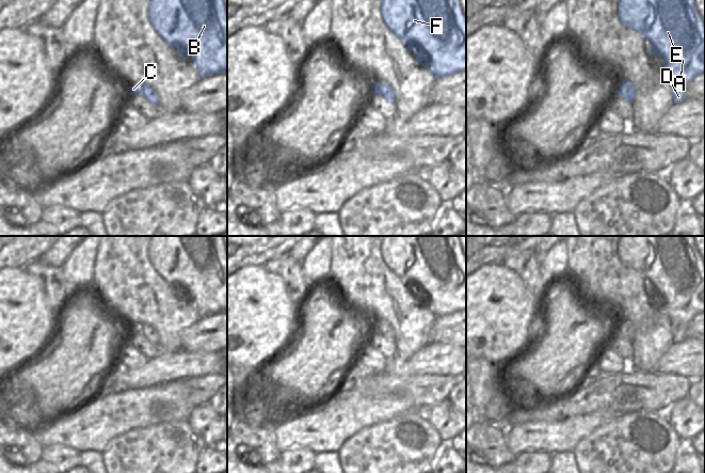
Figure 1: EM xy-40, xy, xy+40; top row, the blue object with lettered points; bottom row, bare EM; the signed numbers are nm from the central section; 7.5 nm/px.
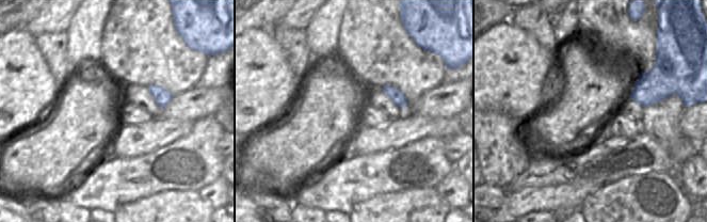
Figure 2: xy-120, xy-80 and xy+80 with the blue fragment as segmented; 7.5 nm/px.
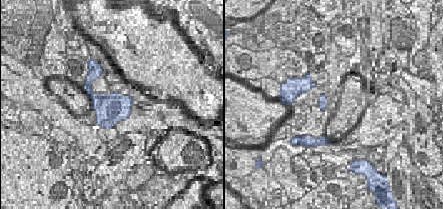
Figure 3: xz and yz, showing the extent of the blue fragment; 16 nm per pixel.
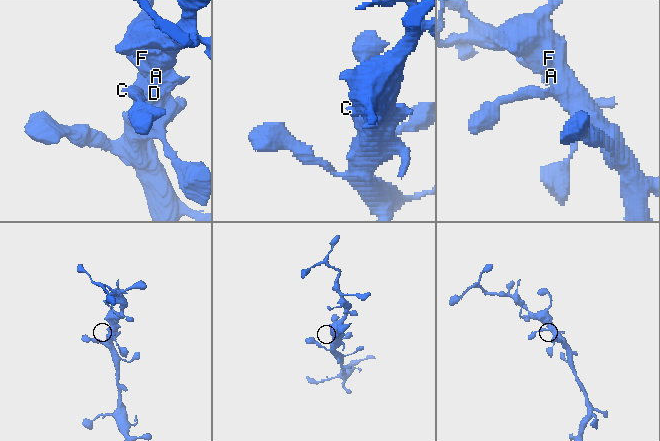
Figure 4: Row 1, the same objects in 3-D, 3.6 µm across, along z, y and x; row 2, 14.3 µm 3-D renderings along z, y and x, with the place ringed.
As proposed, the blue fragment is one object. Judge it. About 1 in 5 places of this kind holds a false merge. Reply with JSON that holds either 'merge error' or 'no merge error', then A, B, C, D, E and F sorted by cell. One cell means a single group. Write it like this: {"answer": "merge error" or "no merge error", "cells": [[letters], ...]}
{"answer": "no merge error", "cells": [["A", "B", "C", "D", "E", "F"]]}

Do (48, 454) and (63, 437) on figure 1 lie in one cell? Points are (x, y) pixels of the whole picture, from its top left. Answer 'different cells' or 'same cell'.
different cells

